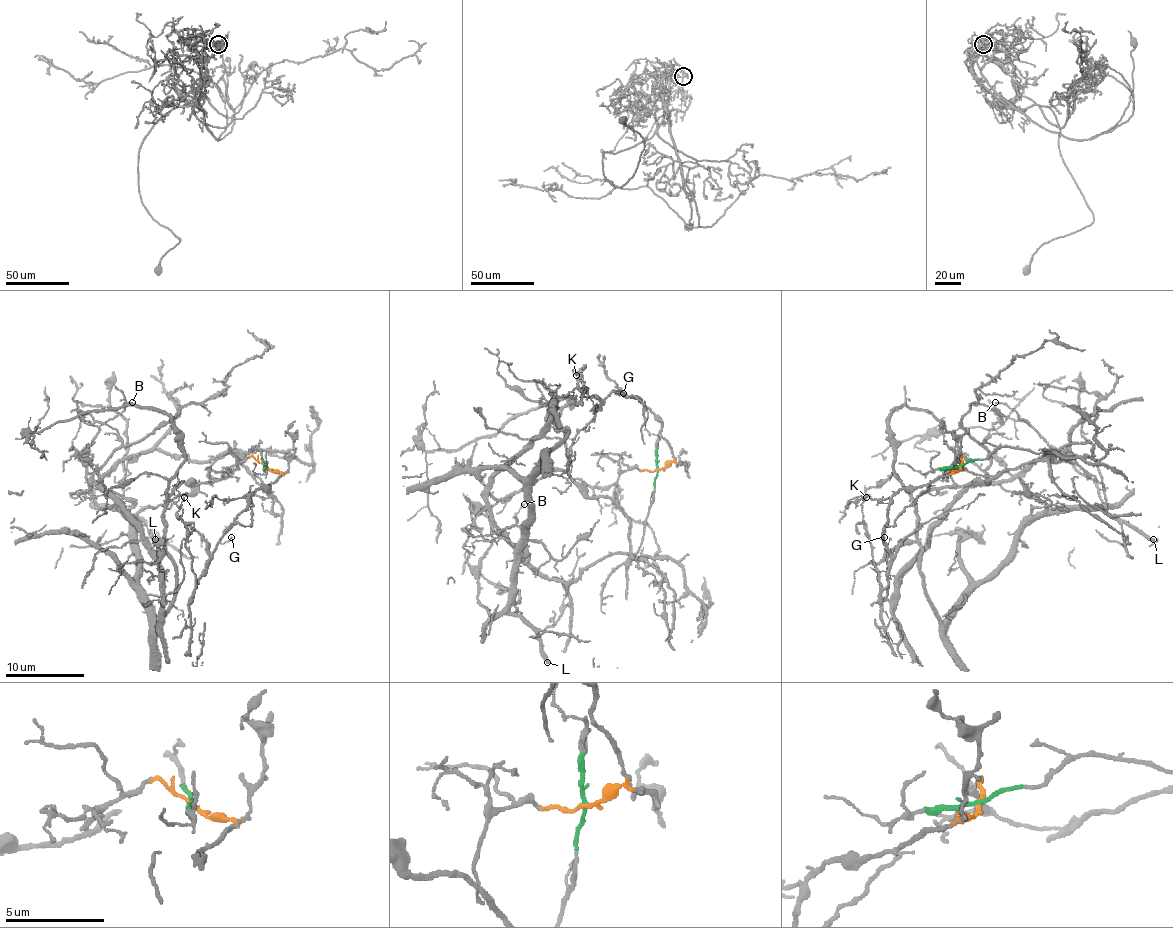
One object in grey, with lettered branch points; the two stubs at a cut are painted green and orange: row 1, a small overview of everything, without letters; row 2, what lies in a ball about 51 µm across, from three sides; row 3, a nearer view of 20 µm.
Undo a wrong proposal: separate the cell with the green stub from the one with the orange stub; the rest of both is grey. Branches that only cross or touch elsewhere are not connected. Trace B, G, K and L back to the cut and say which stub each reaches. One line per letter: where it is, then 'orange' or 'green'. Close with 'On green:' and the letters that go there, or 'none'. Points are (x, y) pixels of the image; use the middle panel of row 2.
B: place (524, 504); green
G: place (623, 393); orange
K: place (576, 375); orange
L: place (547, 662); green
On green: B, L

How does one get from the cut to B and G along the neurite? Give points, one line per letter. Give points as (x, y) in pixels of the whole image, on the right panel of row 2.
B: (960, 467), (1001, 447), (1048, 455), (916, 500), (942, 621), (1029, 524), (1106, 504), (995, 402)
G: (960, 467), (926, 485), (902, 487), (888, 506), (888, 524), (885, 536)

